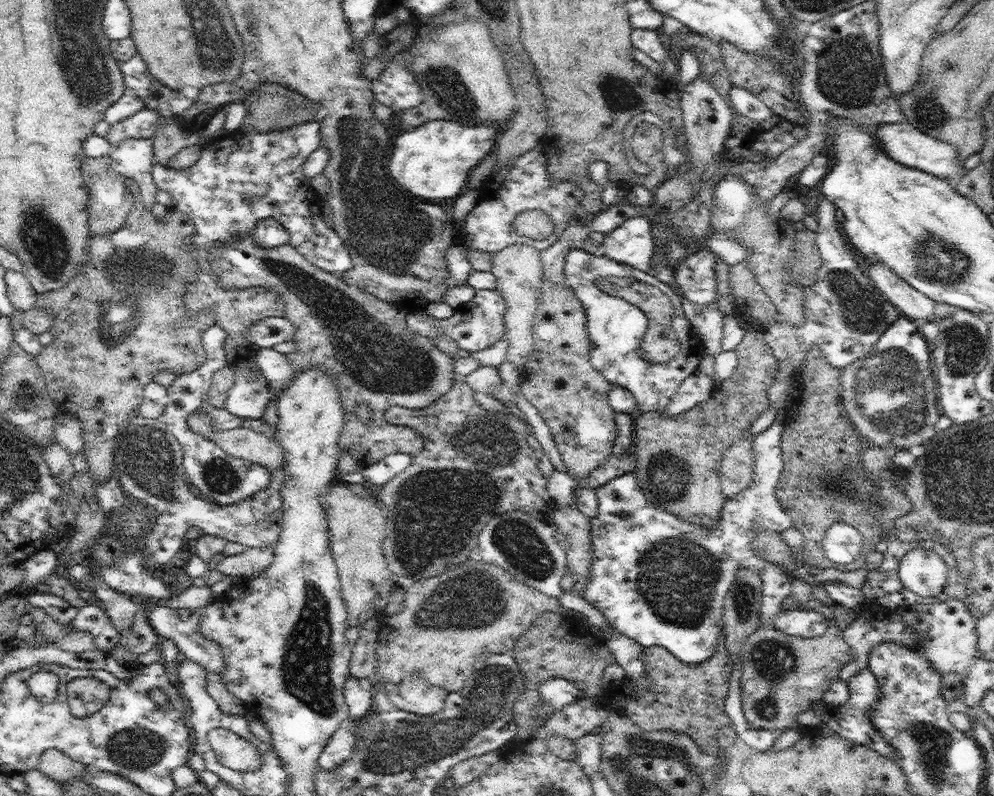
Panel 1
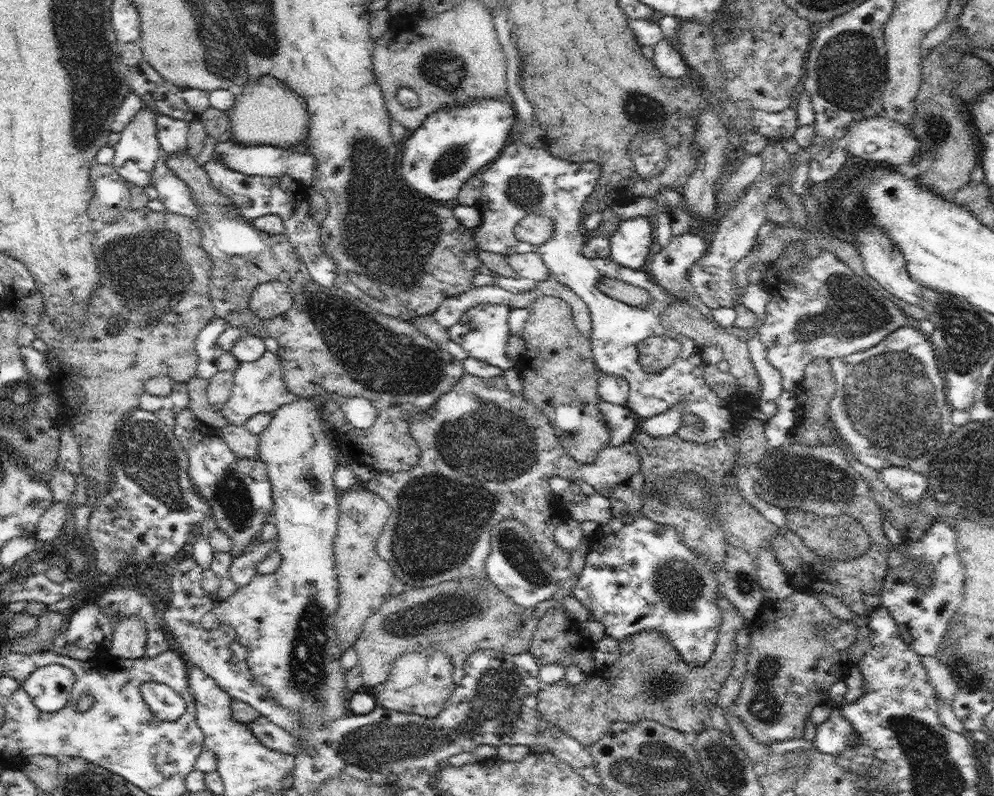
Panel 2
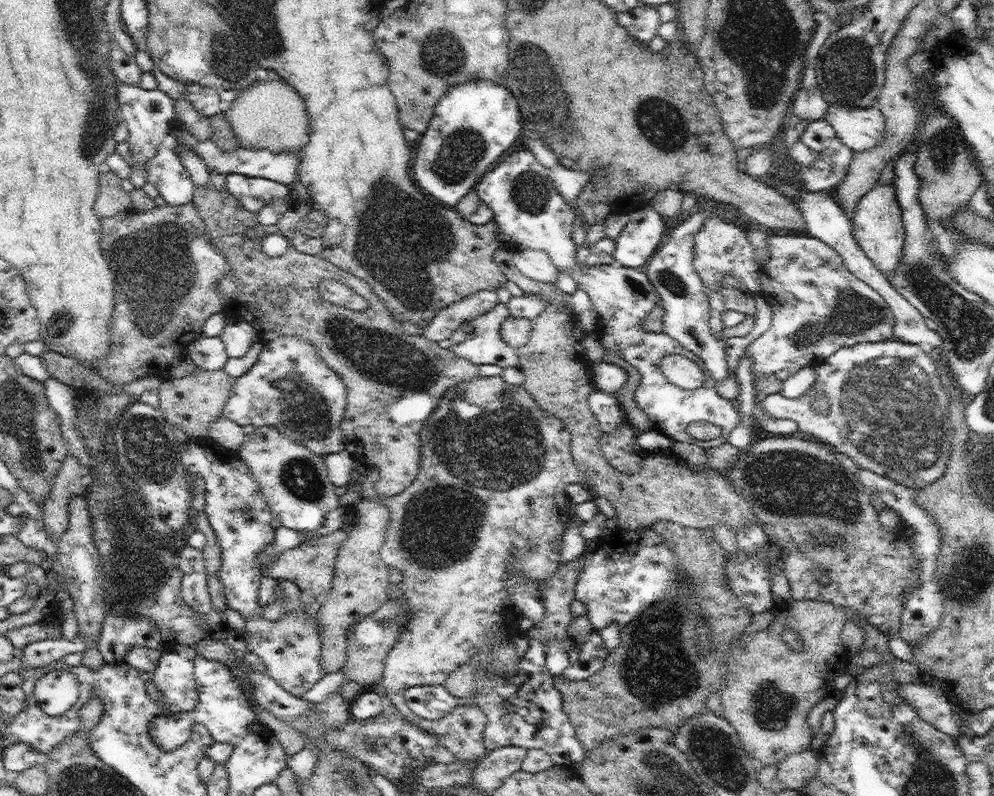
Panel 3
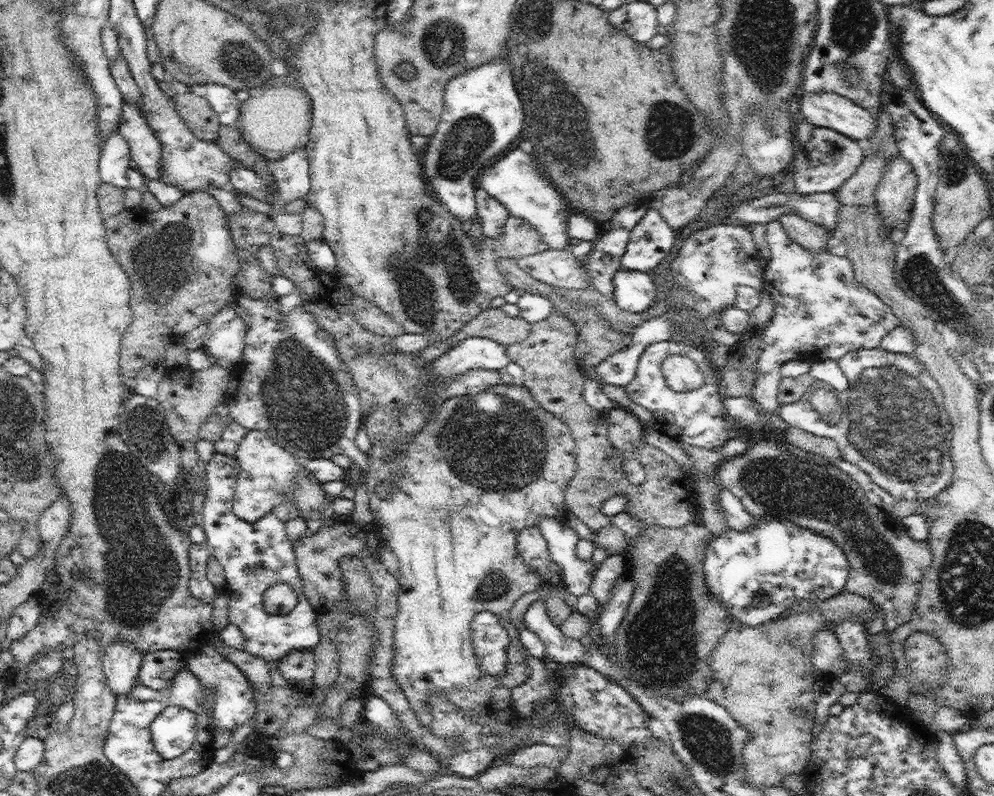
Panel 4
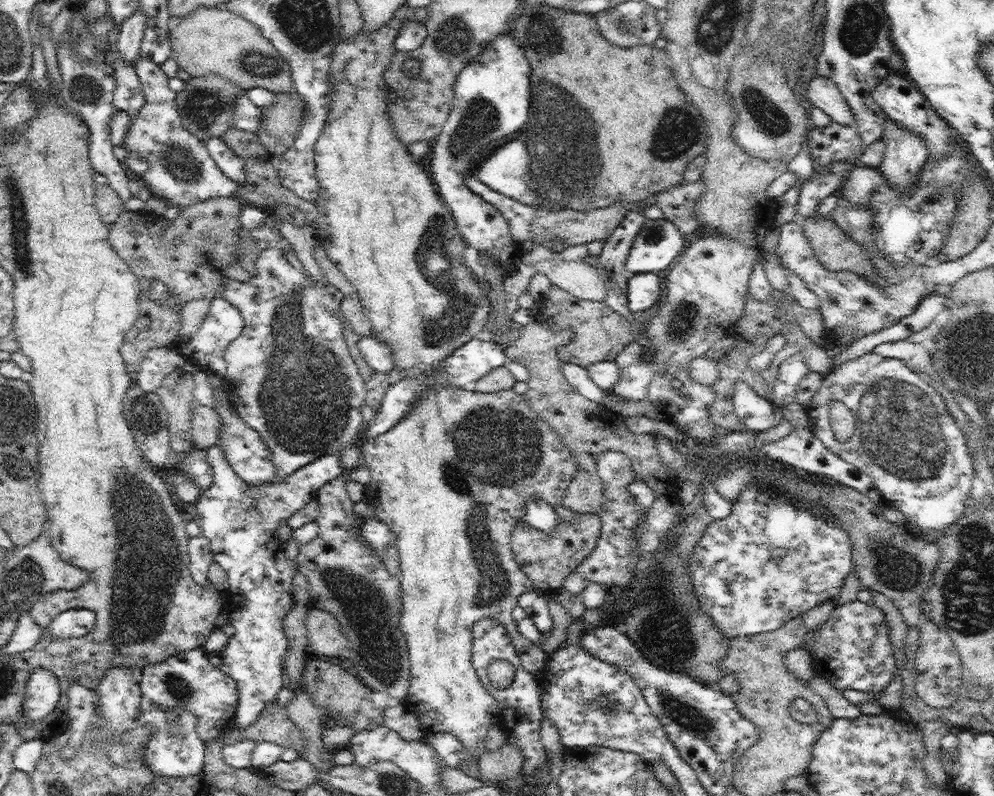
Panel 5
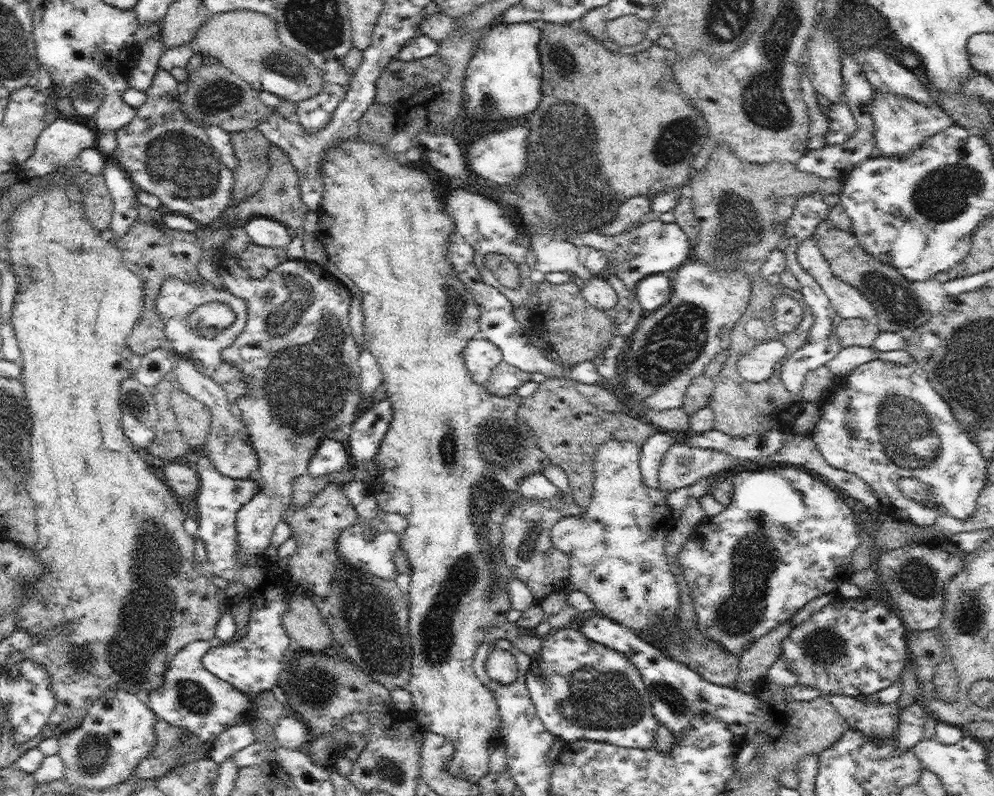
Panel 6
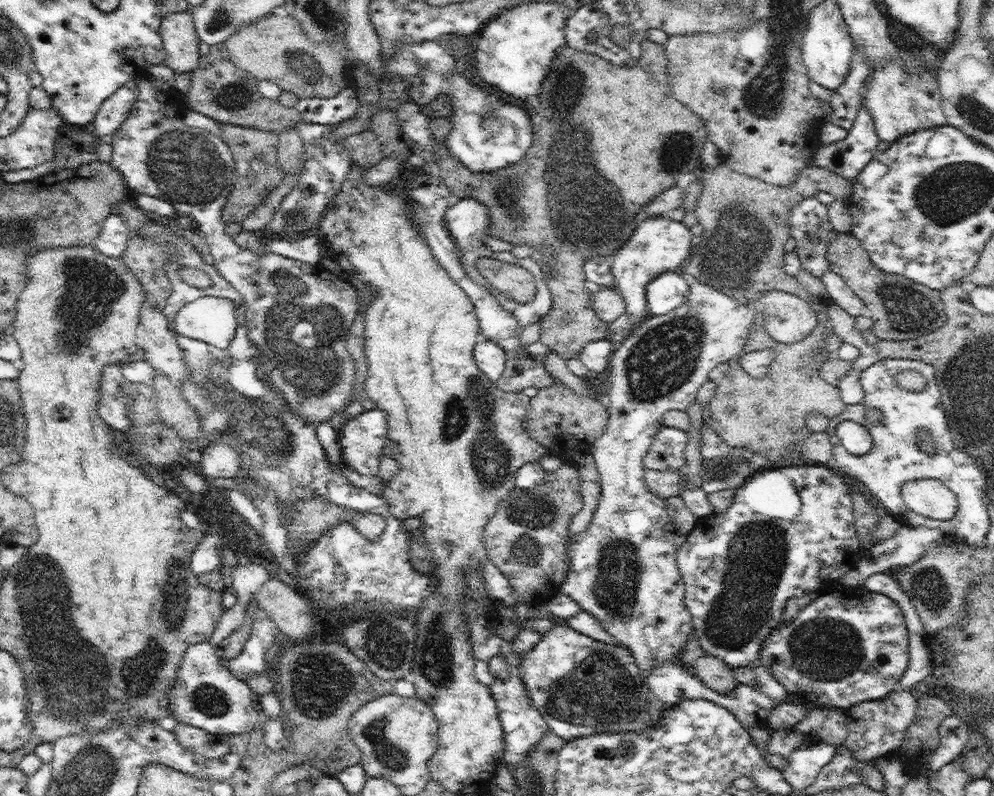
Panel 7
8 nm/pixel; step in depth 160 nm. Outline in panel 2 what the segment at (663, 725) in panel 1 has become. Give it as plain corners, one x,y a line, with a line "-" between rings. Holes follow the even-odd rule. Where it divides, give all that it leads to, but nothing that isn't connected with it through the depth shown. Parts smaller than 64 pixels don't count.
721,592
717,596
717,605
721,612
720,632
712,657
706,664
691,667
682,660
676,647
666,635
655,630
640,631
619,641
620,658
608,670
595,671
587,677
586,682
583,681
580,684
571,684
564,678
560,682
542,686
539,692
538,708
545,721
552,723
580,744
588,747
598,742
617,720
637,723
650,719
679,730
693,744
698,734
710,727
711,708
716,705
718,692
722,690
726,678
730,676
735,662
738,630
747,626
744,615

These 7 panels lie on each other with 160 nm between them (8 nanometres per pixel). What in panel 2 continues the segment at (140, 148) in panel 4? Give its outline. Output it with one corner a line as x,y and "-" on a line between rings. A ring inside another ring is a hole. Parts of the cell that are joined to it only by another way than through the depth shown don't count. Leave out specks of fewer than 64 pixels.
162,153
153,168
152,184
158,191
158,199
170,212
189,216
198,223
199,210
195,205
192,193
186,185
167,165
166,153

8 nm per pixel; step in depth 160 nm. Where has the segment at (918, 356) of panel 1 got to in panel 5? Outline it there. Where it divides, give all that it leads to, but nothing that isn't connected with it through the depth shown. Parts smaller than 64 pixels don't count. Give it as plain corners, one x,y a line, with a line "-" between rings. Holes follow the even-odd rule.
863,352
855,359
840,362
828,376
824,376
815,398
805,408
810,428
824,447
863,470
873,480
885,501
906,517
906,525
911,531
914,530
911,532
912,541
925,539
926,530
946,529
964,515
976,472
963,432
960,431
962,426
948,412
941,395
903,360
-
830,400
844,403
856,414
856,430
846,443
837,442
833,436
828,416

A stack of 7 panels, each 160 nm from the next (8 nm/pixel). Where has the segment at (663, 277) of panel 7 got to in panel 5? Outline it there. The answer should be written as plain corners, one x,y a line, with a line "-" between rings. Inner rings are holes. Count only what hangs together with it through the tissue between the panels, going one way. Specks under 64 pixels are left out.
636,273
627,282
629,307
632,311
646,310
658,304
664,293
663,274

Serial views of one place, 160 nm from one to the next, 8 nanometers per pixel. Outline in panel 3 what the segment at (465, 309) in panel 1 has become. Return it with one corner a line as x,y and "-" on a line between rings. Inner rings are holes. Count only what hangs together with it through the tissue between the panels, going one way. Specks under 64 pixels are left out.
498,303
492,310
465,322
455,330
450,339
450,348
460,357
469,360
472,364
497,364
502,368
518,366
519,358
515,348
507,345
500,336
501,324
510,316
509,308
504,303

